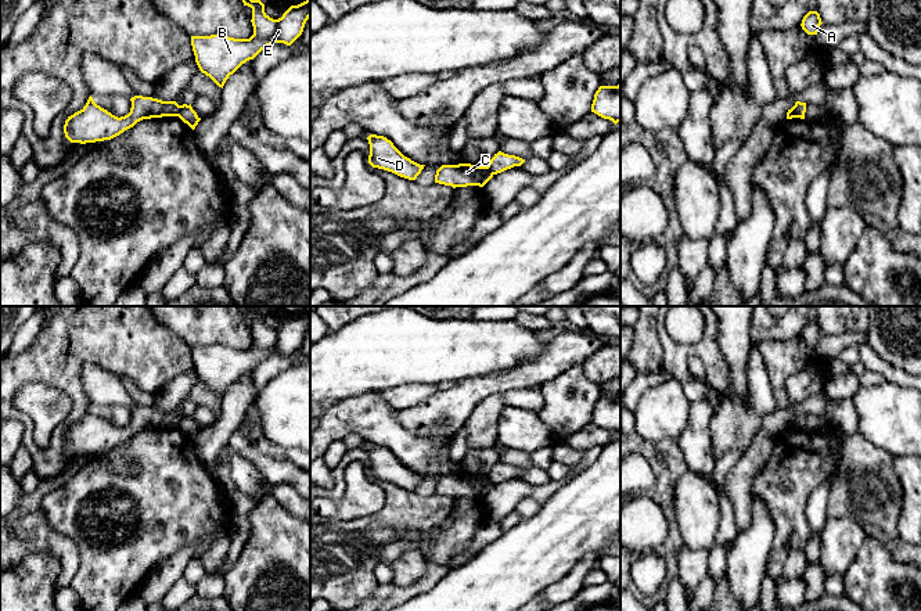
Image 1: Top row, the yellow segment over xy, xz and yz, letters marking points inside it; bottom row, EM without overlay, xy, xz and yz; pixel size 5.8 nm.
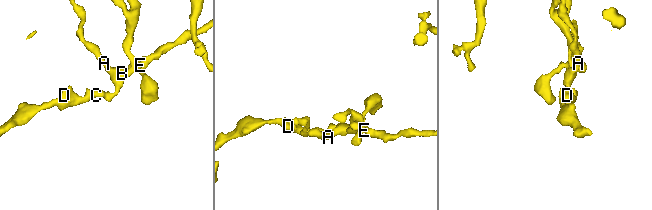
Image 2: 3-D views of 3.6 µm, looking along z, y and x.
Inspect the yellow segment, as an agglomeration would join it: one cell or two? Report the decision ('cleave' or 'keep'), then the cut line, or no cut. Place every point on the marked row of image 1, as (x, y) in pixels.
cleave; cut in xy along (182, 105), (177, 115)

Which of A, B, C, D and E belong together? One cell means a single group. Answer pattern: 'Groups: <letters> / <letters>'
Groups: A B E / C D

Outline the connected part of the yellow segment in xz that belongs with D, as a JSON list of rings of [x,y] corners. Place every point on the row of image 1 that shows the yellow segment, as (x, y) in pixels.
[[[370,134],[367,140],[370,144],[368,163],[373,168],[392,172],[409,180],[415,180],[425,166],[404,157],[393,143],[384,136]]]

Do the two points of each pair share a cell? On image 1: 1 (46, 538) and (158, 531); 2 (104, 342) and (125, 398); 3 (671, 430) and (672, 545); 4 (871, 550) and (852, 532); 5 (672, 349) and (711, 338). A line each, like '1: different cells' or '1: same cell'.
1: different cells
2: different cells
3: different cells
4: different cells
5: same cell

